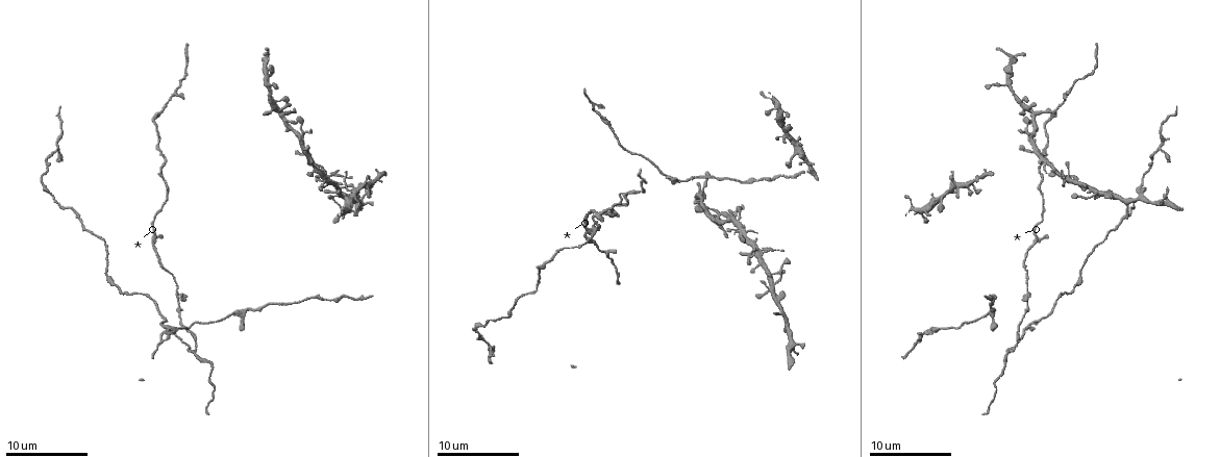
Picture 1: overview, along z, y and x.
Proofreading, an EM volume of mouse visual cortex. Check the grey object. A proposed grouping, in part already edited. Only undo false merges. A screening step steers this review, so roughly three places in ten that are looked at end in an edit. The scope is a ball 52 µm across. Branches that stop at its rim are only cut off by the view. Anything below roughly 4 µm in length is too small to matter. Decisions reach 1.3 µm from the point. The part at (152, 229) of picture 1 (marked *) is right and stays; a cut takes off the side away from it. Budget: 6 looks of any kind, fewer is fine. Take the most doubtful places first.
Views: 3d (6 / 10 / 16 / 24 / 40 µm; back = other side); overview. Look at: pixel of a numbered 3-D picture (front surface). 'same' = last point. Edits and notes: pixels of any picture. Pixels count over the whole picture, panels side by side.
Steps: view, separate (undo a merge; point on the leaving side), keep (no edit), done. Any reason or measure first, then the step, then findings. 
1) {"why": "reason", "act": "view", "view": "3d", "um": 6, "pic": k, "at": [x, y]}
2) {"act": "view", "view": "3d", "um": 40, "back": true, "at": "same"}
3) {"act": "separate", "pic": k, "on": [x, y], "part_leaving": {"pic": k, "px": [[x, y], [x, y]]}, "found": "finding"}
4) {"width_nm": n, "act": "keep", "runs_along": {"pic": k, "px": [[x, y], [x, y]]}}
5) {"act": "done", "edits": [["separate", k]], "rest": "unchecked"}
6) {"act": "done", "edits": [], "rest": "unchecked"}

{"why": "three arms meet", "act": "view", "view": "3d", "um": 6, "pic": 1, "at": [192, 350]}

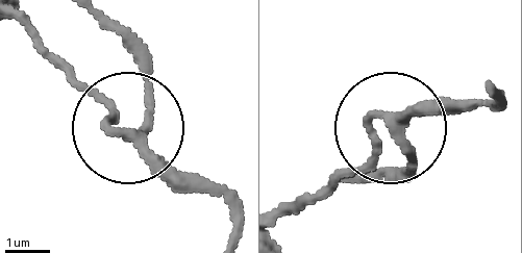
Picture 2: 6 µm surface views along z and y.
{"width_nm": 210, "act": "keep", "runs_along": {"pic": 2, "px": [[103, 20], [148, 98], [133, 131], [234, 218]]}, "found": "one neuron here"}

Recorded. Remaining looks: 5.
{"why": "a fork", "act": "view", "view": "3d", "um": 16, "pic": 1, "at": [241, 312]}

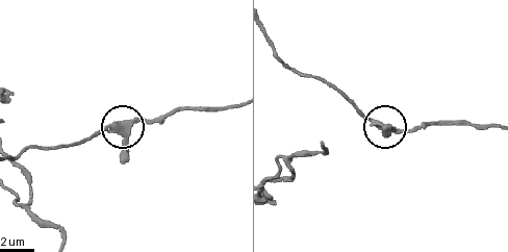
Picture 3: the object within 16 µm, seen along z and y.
{"act": "keep", "found": "continuous, no second neuron"}

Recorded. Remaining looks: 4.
{"act": "view", "view": "3d", "um": 10, "pic": 1, "at": [176, 295]}

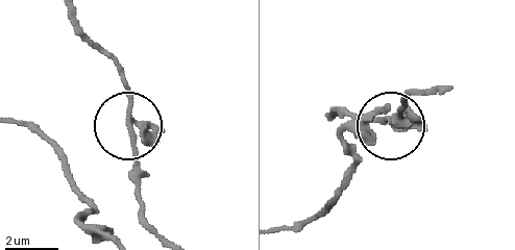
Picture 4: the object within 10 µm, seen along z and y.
{"act": "keep", "runs_along": {"pic": 4, "px": [[72, 13], [120, 73], [130, 106], [138, 198]]}, "found": "all the same neuron"}

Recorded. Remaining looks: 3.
{"act": "done", "edits": [], "rest": "unchecked"}

